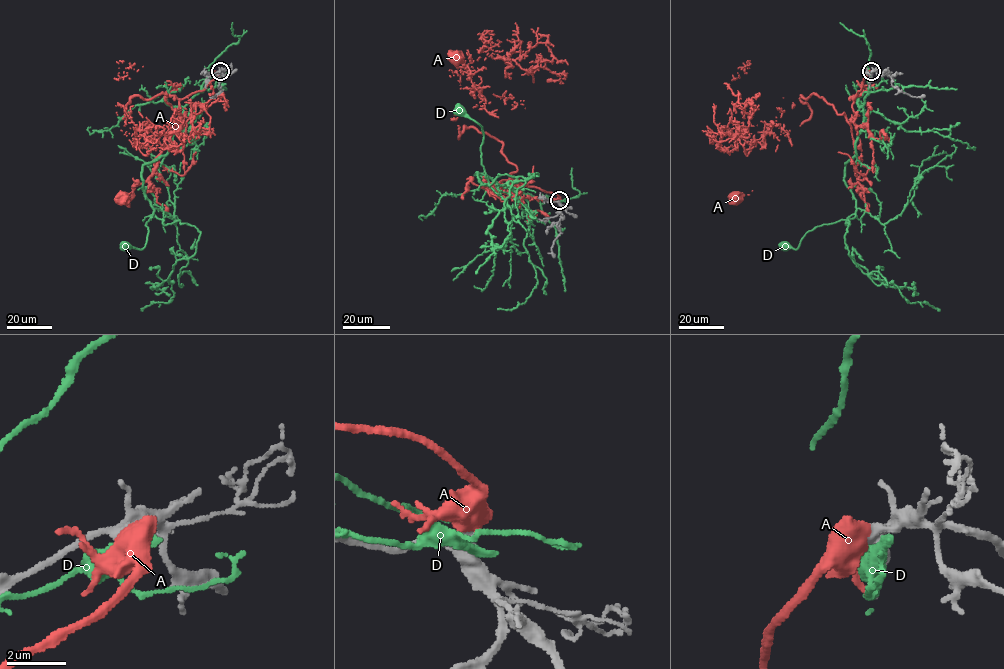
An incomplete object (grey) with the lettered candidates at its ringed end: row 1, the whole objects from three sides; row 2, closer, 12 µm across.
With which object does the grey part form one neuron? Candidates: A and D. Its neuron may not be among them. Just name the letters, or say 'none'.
A

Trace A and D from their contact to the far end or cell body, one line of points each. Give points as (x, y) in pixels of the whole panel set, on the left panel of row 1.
A: (220, 72), (179, 101), (176, 122), (166, 94), (130, 99), (122, 130), (144, 135), (144, 156), (122, 198)
D: (219, 72), (184, 108), (169, 150), (143, 165), (142, 188), (154, 212), (144, 247), (124, 247)

